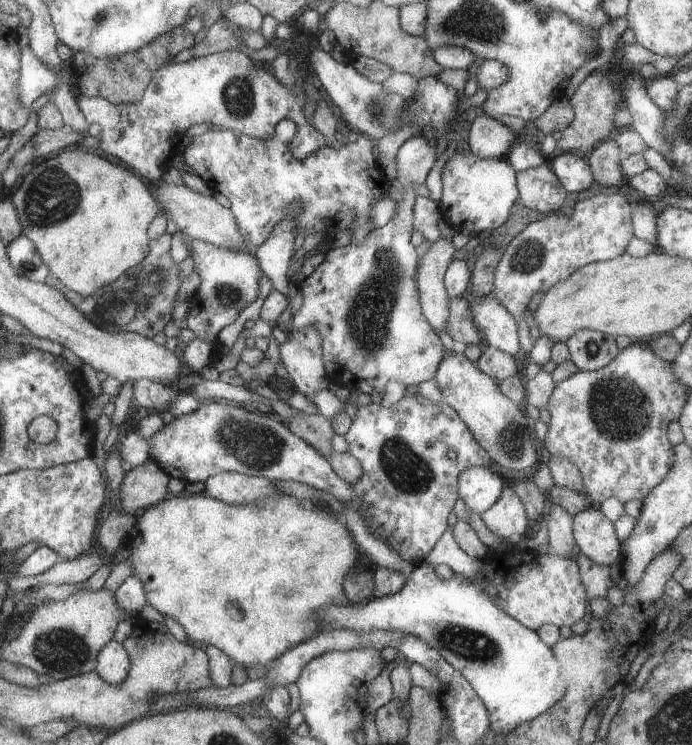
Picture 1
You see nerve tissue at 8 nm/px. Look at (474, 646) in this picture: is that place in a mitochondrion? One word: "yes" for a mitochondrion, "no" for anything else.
yes

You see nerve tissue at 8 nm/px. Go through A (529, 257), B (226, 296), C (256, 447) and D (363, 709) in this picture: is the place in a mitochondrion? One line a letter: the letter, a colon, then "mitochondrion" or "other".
A: mitochondrion
B: mitochondrion
C: mitochondrion
D: other

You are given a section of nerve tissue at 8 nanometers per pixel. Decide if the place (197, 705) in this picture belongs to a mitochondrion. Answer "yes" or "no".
no

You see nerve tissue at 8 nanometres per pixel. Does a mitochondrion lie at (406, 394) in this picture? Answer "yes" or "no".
no

